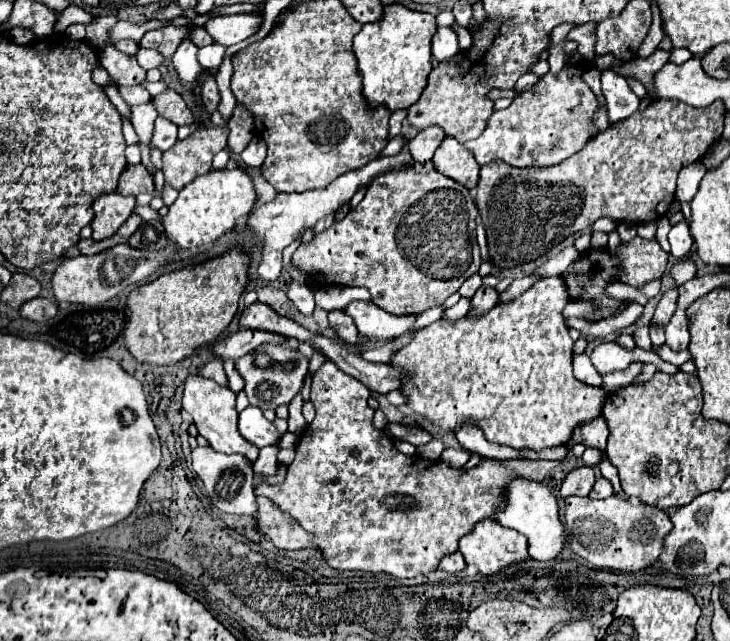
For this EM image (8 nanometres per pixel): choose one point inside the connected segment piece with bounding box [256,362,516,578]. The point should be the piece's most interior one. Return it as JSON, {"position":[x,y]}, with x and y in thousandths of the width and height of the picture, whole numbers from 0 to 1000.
{"position":[464,760]}

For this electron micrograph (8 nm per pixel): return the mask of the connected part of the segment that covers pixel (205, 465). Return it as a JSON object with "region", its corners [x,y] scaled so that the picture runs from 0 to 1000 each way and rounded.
{"region":[[[266,699],[263,702],[263,730],[277,746],[279,761],[290,780],[290,786],[312,802],[337,802],[345,805],[351,799],[351,774],[345,761],[345,721],[332,715],[332,708],[304,708],[293,699]]]}

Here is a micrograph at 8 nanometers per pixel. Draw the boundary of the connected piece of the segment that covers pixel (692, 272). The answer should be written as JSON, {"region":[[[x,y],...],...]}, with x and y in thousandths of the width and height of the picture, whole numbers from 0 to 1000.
{"region":[[[942,402],[929,406],[919,420],[919,429],[929,445],[933,445],[953,431],[953,413]]]}

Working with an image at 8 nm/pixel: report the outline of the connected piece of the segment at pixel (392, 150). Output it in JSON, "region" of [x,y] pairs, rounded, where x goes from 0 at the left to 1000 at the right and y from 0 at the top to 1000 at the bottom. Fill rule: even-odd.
{"region":[[[545,209],[542,215],[534,218],[534,225],[529,228],[529,234],[523,234],[523,243],[537,243],[537,240],[545,240],[551,231],[556,228],[556,218],[551,209]]]}

